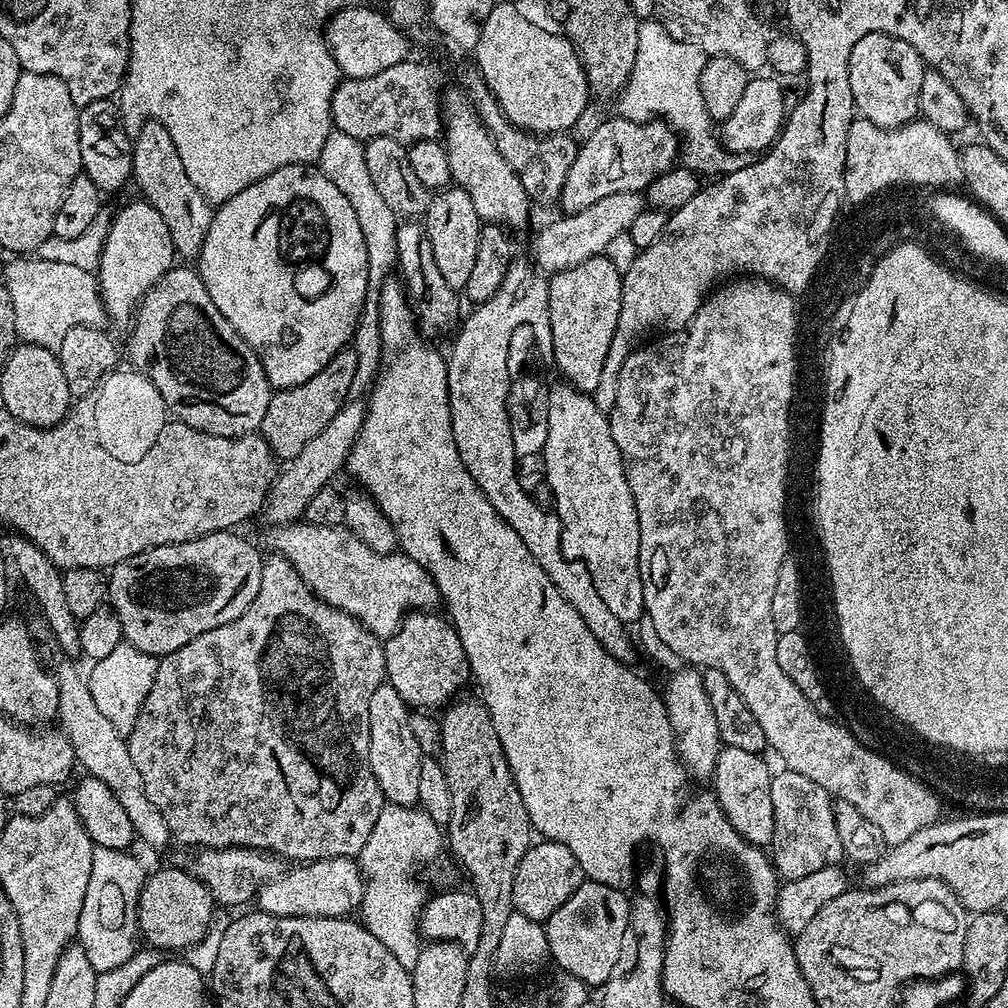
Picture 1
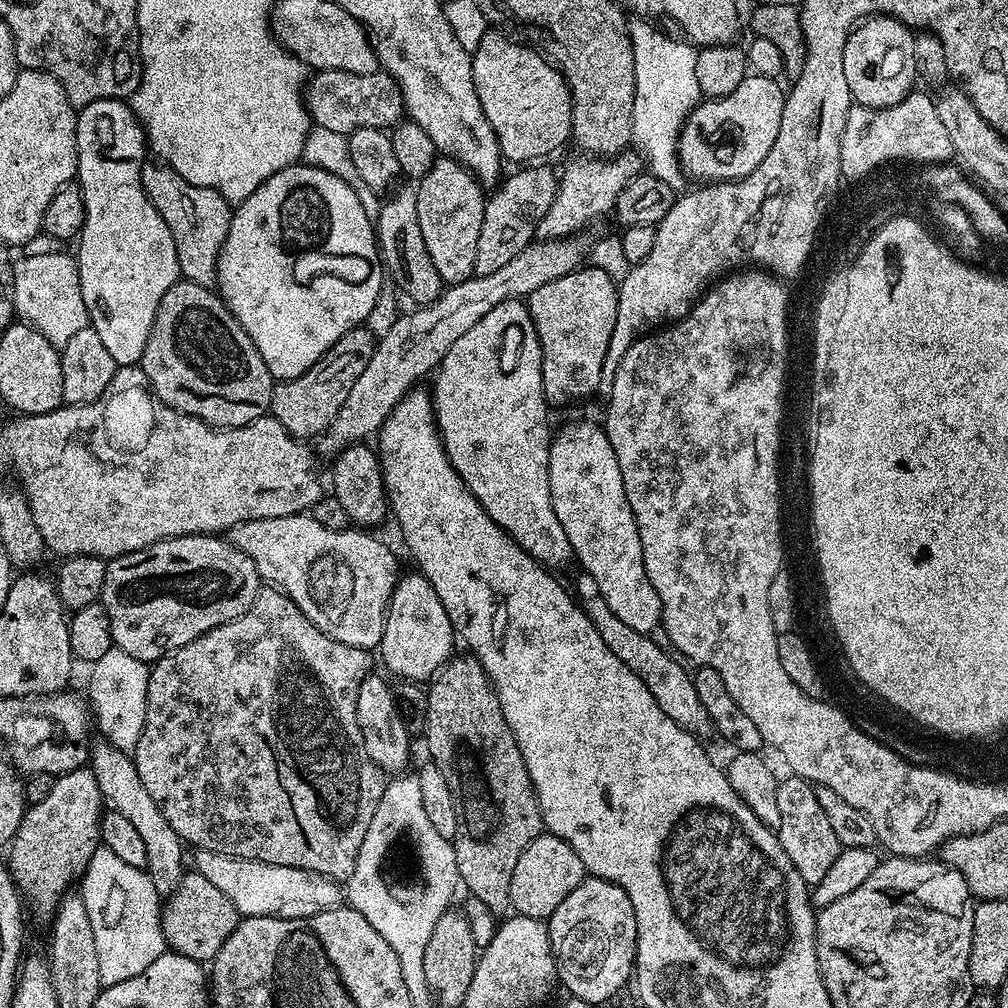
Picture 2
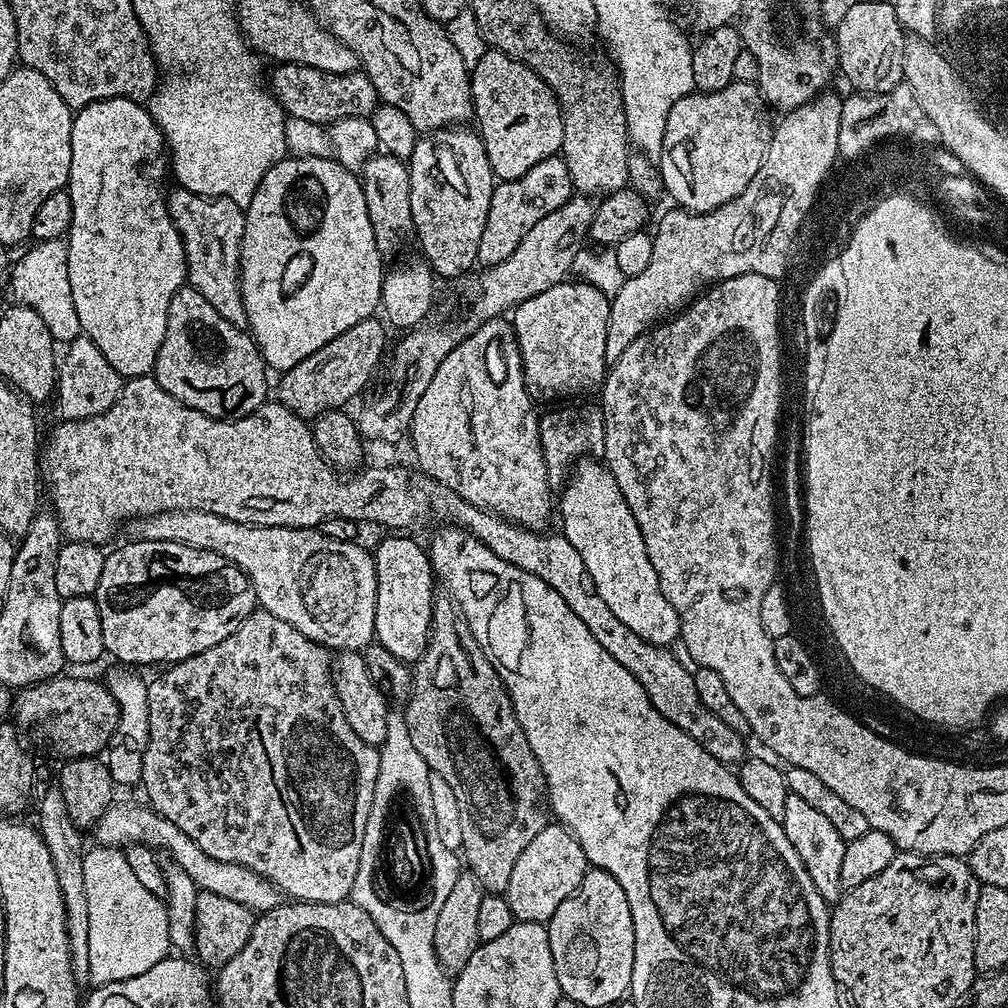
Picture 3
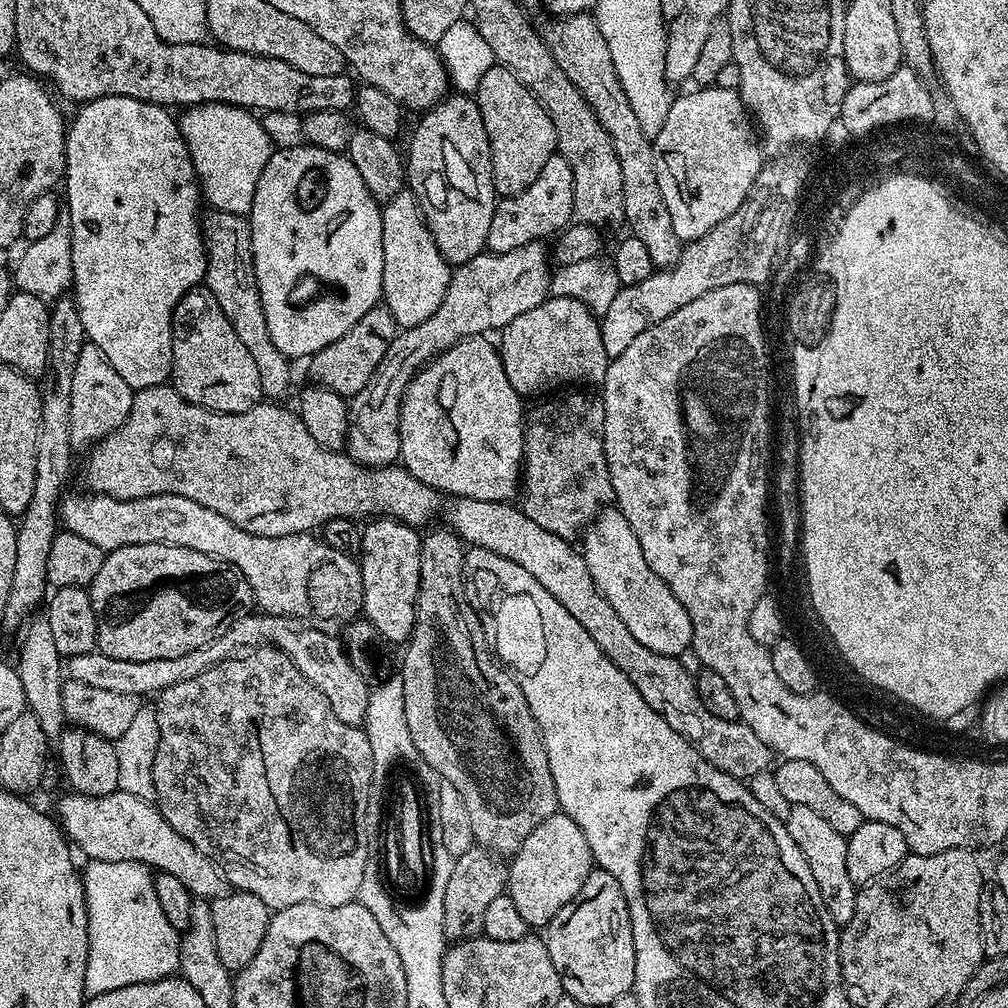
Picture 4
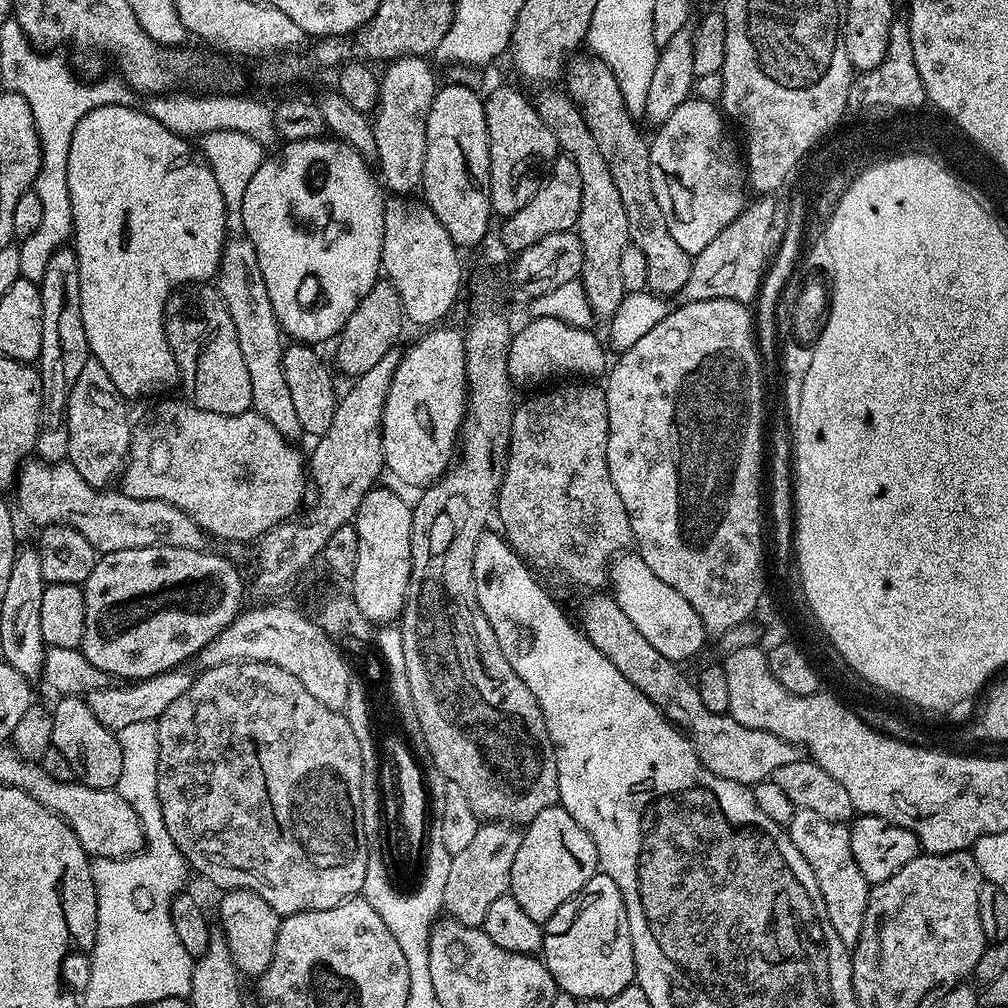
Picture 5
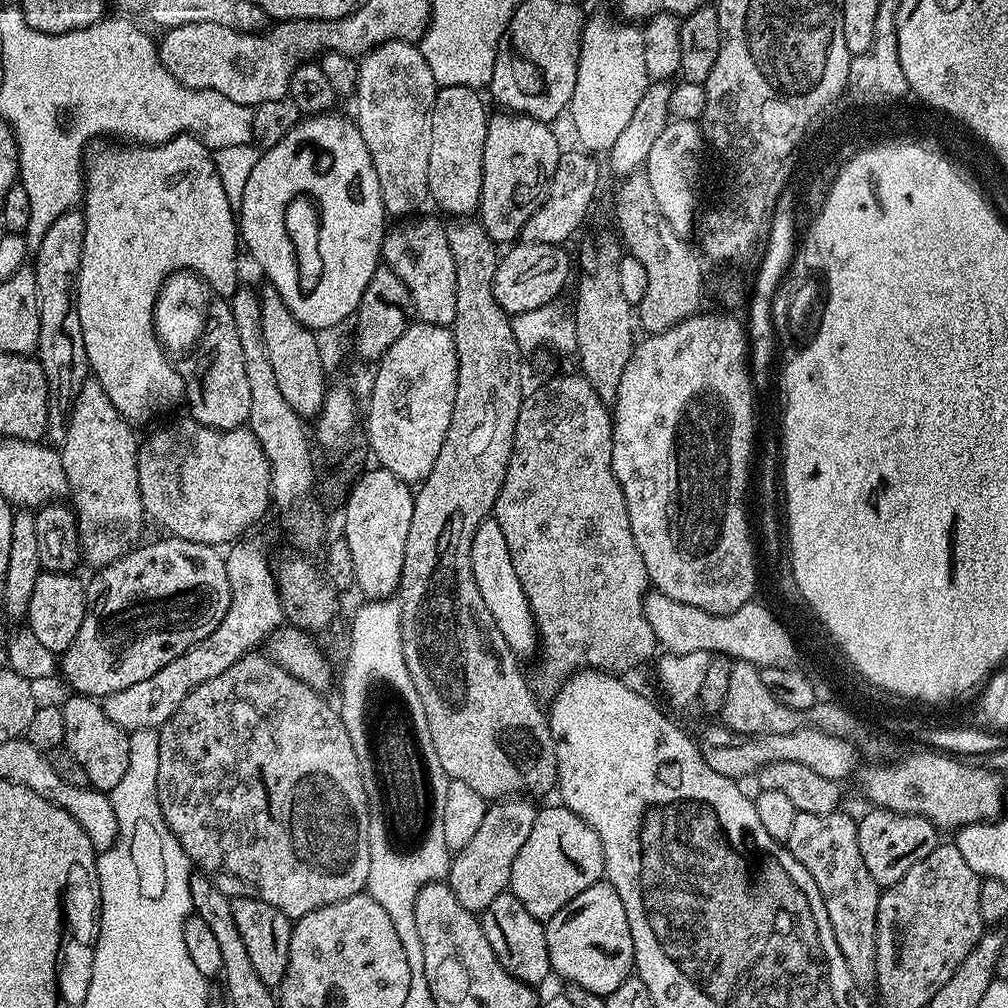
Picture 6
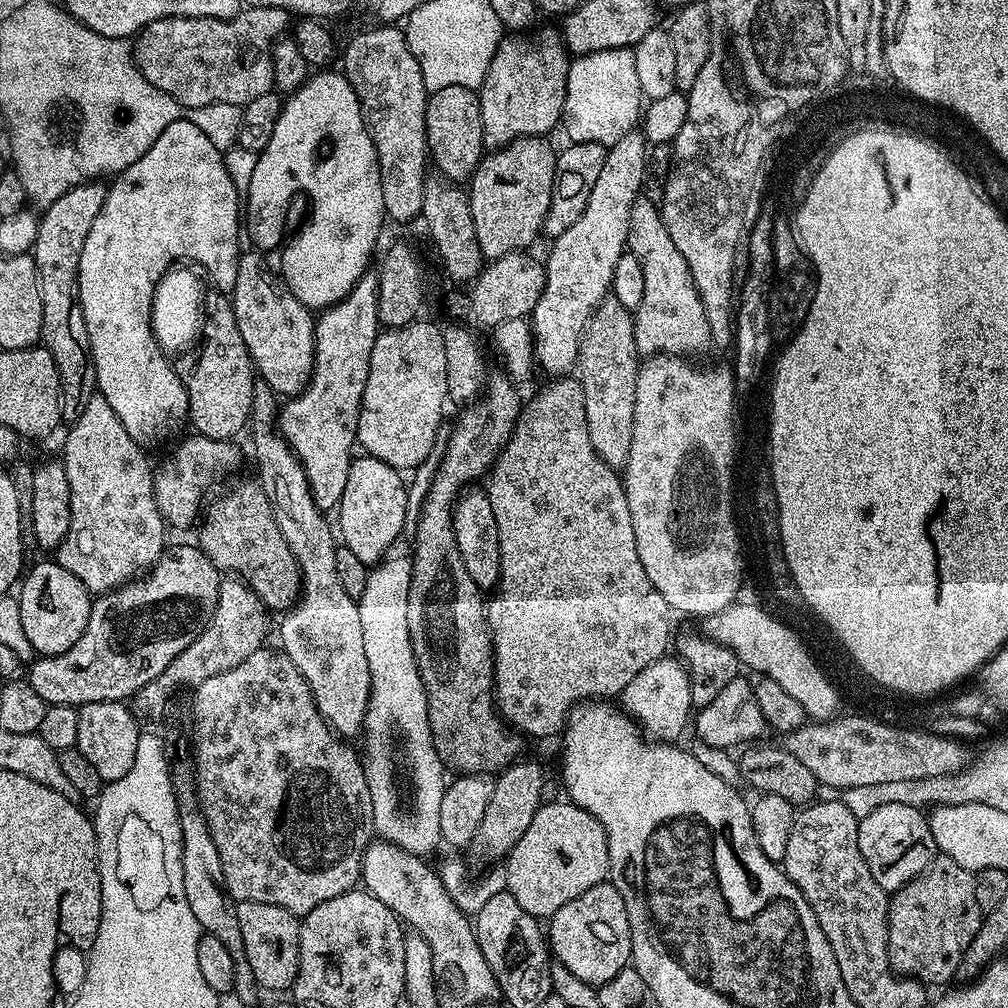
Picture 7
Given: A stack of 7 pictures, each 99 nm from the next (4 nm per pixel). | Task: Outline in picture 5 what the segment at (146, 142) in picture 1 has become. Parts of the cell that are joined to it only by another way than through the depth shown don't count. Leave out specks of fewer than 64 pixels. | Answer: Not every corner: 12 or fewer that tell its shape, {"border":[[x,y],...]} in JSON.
{"border":[[229,239],[214,287],[250,374],[251,411],[302,433],[258,254]]}

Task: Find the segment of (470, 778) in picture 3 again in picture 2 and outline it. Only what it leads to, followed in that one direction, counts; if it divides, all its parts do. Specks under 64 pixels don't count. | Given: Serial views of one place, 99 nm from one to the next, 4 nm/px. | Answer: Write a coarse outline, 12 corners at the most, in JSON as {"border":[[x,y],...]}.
{"border":[[475,656],[427,685],[460,884],[504,914],[544,823]]}

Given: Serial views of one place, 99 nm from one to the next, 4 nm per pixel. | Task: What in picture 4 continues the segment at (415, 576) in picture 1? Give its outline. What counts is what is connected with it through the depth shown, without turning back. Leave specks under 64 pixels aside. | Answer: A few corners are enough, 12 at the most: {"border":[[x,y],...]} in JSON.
{"border":[[178,494],[59,501],[105,554],[165,544],[234,565],[261,613],[329,634],[361,615],[357,557],[255,536]]}

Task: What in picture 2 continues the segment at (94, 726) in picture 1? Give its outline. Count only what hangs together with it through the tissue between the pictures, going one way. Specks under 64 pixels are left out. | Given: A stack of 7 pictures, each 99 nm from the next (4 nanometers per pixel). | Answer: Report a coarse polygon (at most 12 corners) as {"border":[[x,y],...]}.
{"border":[[100,738],[90,767],[105,805],[146,846],[161,898],[186,871],[186,845],[154,806],[135,759]]}

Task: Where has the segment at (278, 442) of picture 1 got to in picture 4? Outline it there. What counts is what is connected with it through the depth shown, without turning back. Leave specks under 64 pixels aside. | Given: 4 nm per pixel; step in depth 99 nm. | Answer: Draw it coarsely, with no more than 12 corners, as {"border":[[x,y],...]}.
{"border":[[371,308],[311,357],[313,381],[345,398],[370,382],[397,331]]}

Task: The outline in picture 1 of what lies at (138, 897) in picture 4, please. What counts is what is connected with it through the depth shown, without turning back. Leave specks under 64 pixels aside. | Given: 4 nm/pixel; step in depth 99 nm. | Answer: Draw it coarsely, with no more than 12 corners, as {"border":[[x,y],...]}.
{"border":[[92,849],[76,934],[98,974],[138,949],[146,871]]}

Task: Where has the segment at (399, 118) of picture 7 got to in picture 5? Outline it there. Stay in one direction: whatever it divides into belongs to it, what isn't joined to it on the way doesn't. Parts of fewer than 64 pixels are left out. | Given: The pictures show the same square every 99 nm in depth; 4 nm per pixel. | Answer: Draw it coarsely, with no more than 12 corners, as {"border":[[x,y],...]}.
{"border":[[422,56],[378,80],[375,163],[392,194],[415,193],[438,87]]}

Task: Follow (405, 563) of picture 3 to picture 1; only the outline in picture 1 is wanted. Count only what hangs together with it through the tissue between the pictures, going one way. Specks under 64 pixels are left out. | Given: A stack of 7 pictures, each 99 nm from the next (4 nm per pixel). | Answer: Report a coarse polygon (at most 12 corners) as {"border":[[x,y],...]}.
{"border":[[407,613],[383,641],[387,683],[443,709],[470,680],[456,629]]}

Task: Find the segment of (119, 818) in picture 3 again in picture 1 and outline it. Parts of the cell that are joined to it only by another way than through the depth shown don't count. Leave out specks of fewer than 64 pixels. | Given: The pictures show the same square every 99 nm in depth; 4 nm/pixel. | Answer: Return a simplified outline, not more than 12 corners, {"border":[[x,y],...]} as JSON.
{"border":[[352,858],[304,862],[260,885],[275,916],[344,916],[366,888]]}

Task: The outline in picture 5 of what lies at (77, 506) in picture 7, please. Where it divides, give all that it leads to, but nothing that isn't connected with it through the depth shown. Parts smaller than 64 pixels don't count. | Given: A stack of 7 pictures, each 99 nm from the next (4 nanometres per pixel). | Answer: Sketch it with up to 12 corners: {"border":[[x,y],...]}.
{"border":[[102,362],[70,390],[67,463],[101,490],[124,471],[134,420]]}

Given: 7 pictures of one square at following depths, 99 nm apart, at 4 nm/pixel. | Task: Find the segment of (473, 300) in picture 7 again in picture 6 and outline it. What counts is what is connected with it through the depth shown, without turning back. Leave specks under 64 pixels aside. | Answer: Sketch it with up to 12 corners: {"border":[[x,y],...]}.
{"border":[[561,245],[501,255],[494,296],[513,316],[553,303],[570,274]]}

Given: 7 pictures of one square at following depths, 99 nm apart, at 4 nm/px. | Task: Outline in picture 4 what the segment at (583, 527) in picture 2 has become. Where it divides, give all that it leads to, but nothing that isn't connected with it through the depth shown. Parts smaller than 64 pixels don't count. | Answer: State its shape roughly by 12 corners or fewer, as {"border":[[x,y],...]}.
{"border":[[608,506],[584,529],[590,578],[654,654],[683,657],[690,614]]}

